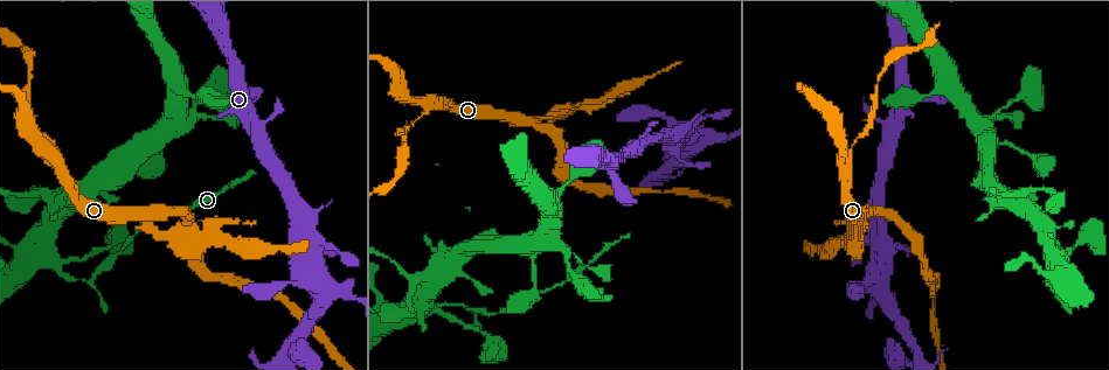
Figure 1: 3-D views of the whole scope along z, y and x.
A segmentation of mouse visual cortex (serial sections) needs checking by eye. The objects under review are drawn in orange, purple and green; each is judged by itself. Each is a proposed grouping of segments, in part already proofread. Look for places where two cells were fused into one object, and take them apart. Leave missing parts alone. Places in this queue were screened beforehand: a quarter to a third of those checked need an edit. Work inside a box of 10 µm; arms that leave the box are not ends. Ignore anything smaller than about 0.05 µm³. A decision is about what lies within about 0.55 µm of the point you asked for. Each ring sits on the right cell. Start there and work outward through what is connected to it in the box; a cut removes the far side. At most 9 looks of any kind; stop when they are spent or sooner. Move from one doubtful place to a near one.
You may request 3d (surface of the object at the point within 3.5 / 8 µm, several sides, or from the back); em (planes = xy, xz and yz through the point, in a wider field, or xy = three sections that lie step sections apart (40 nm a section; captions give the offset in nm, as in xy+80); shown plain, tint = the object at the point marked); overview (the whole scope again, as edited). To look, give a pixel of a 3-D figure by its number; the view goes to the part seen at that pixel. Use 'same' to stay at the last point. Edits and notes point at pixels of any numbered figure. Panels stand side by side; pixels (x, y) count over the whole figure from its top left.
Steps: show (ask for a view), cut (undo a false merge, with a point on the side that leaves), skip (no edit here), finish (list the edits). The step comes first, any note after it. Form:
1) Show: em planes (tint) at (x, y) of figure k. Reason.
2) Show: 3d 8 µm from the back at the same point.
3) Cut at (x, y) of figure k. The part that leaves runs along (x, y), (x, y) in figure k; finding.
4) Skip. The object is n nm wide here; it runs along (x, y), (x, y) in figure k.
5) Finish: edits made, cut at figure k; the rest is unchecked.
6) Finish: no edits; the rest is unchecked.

Show: 3d 3.5 µm at (149, 214) of figure 1. Three arms meet.

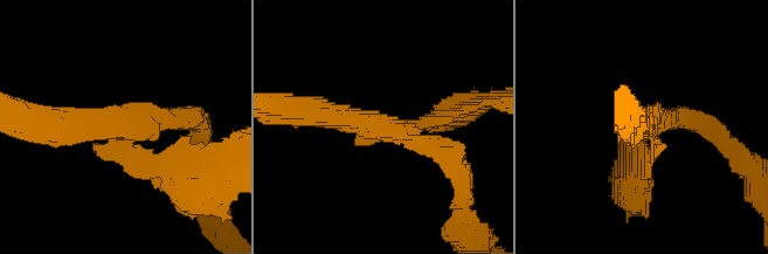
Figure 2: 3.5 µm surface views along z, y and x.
Cut at (177, 150) of figure 2. The part that leaves runs along (129, 142), (154, 174), (222, 182) in figure 2; a second cell is stuck on.

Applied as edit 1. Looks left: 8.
Show: 3d 3.5 µm from the back at (56, 162) of figure 1. Three arms meet.

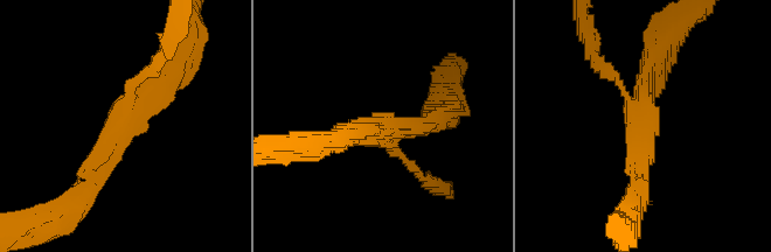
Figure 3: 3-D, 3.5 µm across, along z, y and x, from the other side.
Show: em xy step 2 (tint) at (118, 122) of figure 3. 3 arms meet here; the arms are 150, 250, 300 nm wide; now the EM.

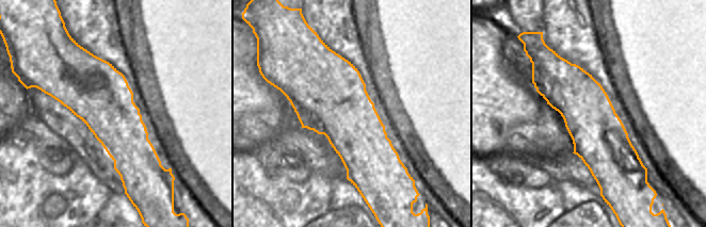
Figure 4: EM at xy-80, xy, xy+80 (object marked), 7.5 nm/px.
Cut at (605, 65) of figure 3. A second cell is stuck on.

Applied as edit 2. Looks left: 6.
Show: 3d 3.5 µm at (300, 281) of figure 1. Sharp bend.

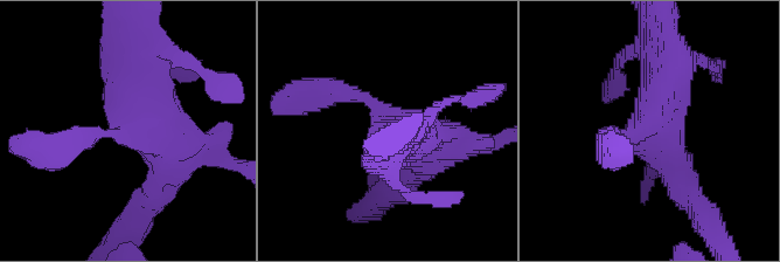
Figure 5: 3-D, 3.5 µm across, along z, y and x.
Show: em xy step 3 (tint) at (390, 115) of figure 5. Need the tissue.

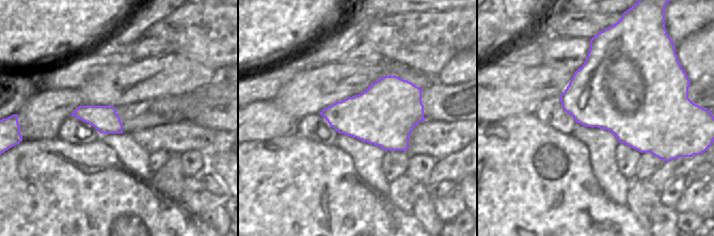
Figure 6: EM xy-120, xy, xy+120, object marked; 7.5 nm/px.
Skip. The object is 480 nm wide here; it runs along (668, 84), (653, 138), (698, 207) in figure 5; all the same cell.

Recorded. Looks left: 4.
Show: 3d 3.5 µm at (451, 302) of figure 1. Thin neck.

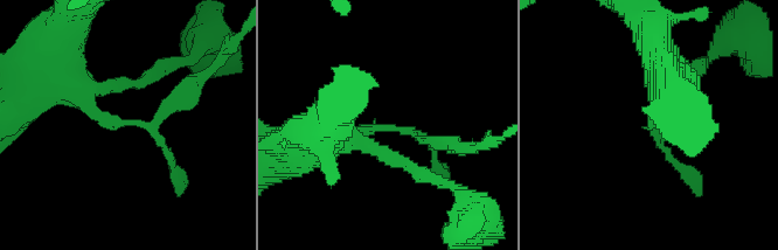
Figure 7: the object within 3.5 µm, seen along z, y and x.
Show: em xy step 3 (tint) at (128, 124) of figure 7.

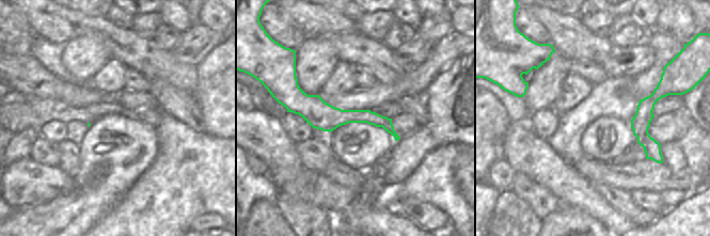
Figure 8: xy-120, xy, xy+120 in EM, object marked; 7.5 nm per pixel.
Cut at (685, 171) of figure 7. The part that leaves runs along (151, 125), (97, 118), (57, 71) in figure 7; two cells meet here.

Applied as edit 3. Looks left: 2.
Finish: edits made, cut at figure 2, cut at figure 3, cut at figure 7; the rest is unchecked.

